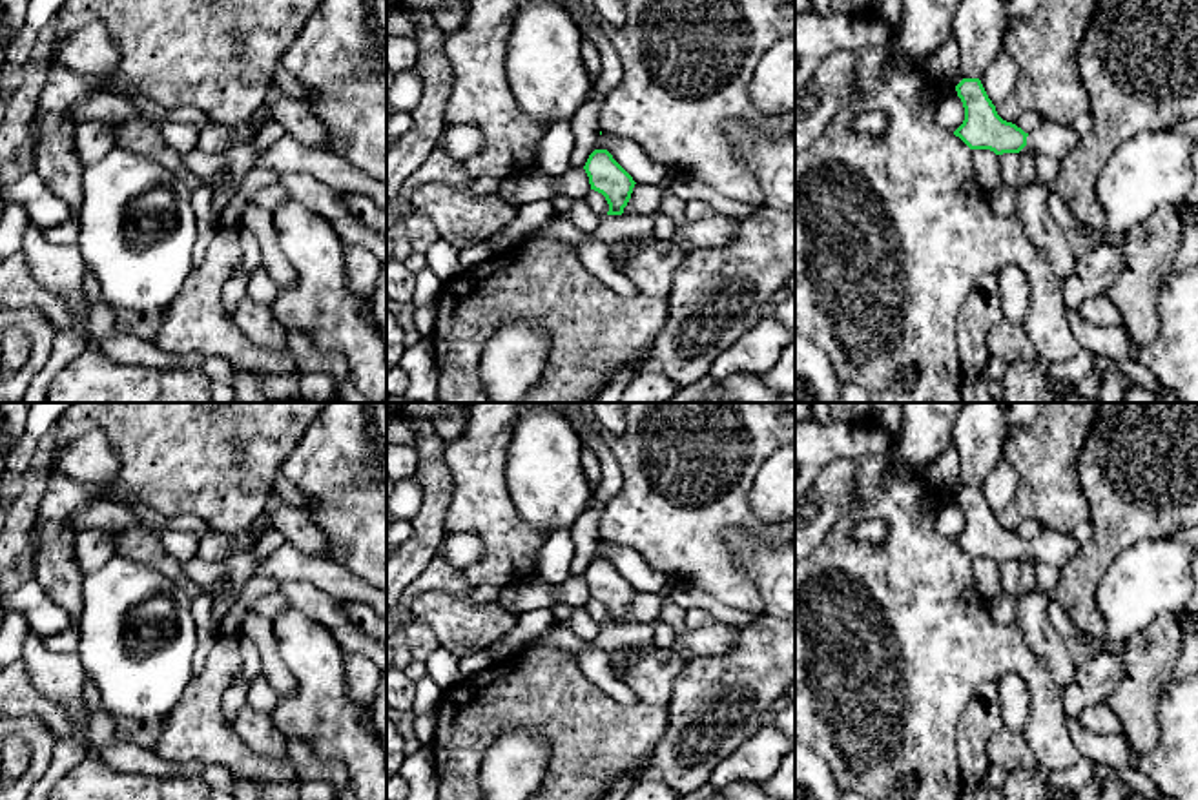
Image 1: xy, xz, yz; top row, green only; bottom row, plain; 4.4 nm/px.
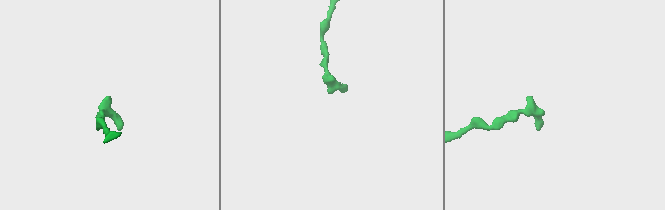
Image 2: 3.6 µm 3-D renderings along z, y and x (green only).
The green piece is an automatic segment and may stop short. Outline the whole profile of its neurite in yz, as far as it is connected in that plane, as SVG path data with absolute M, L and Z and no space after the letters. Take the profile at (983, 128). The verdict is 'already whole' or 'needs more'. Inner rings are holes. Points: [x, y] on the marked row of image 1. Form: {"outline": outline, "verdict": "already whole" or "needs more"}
{"outline": "M963 78L955 91L965 108L965 120L954 135L970 149L990 149L1003 155L1019 153L1030 146L1036 153L1061 160L1079 140L1069 124L1045 120L1038 129L1025 133L1016 124L1003 120L979 78Z", "verdict": "needs more"}

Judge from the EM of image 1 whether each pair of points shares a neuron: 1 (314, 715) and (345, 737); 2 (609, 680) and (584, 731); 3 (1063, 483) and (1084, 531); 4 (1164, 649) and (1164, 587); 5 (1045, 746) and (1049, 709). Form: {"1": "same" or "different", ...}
{"1": "same", "2": "different", "3": "different", "4": "different", "5": "same"}

